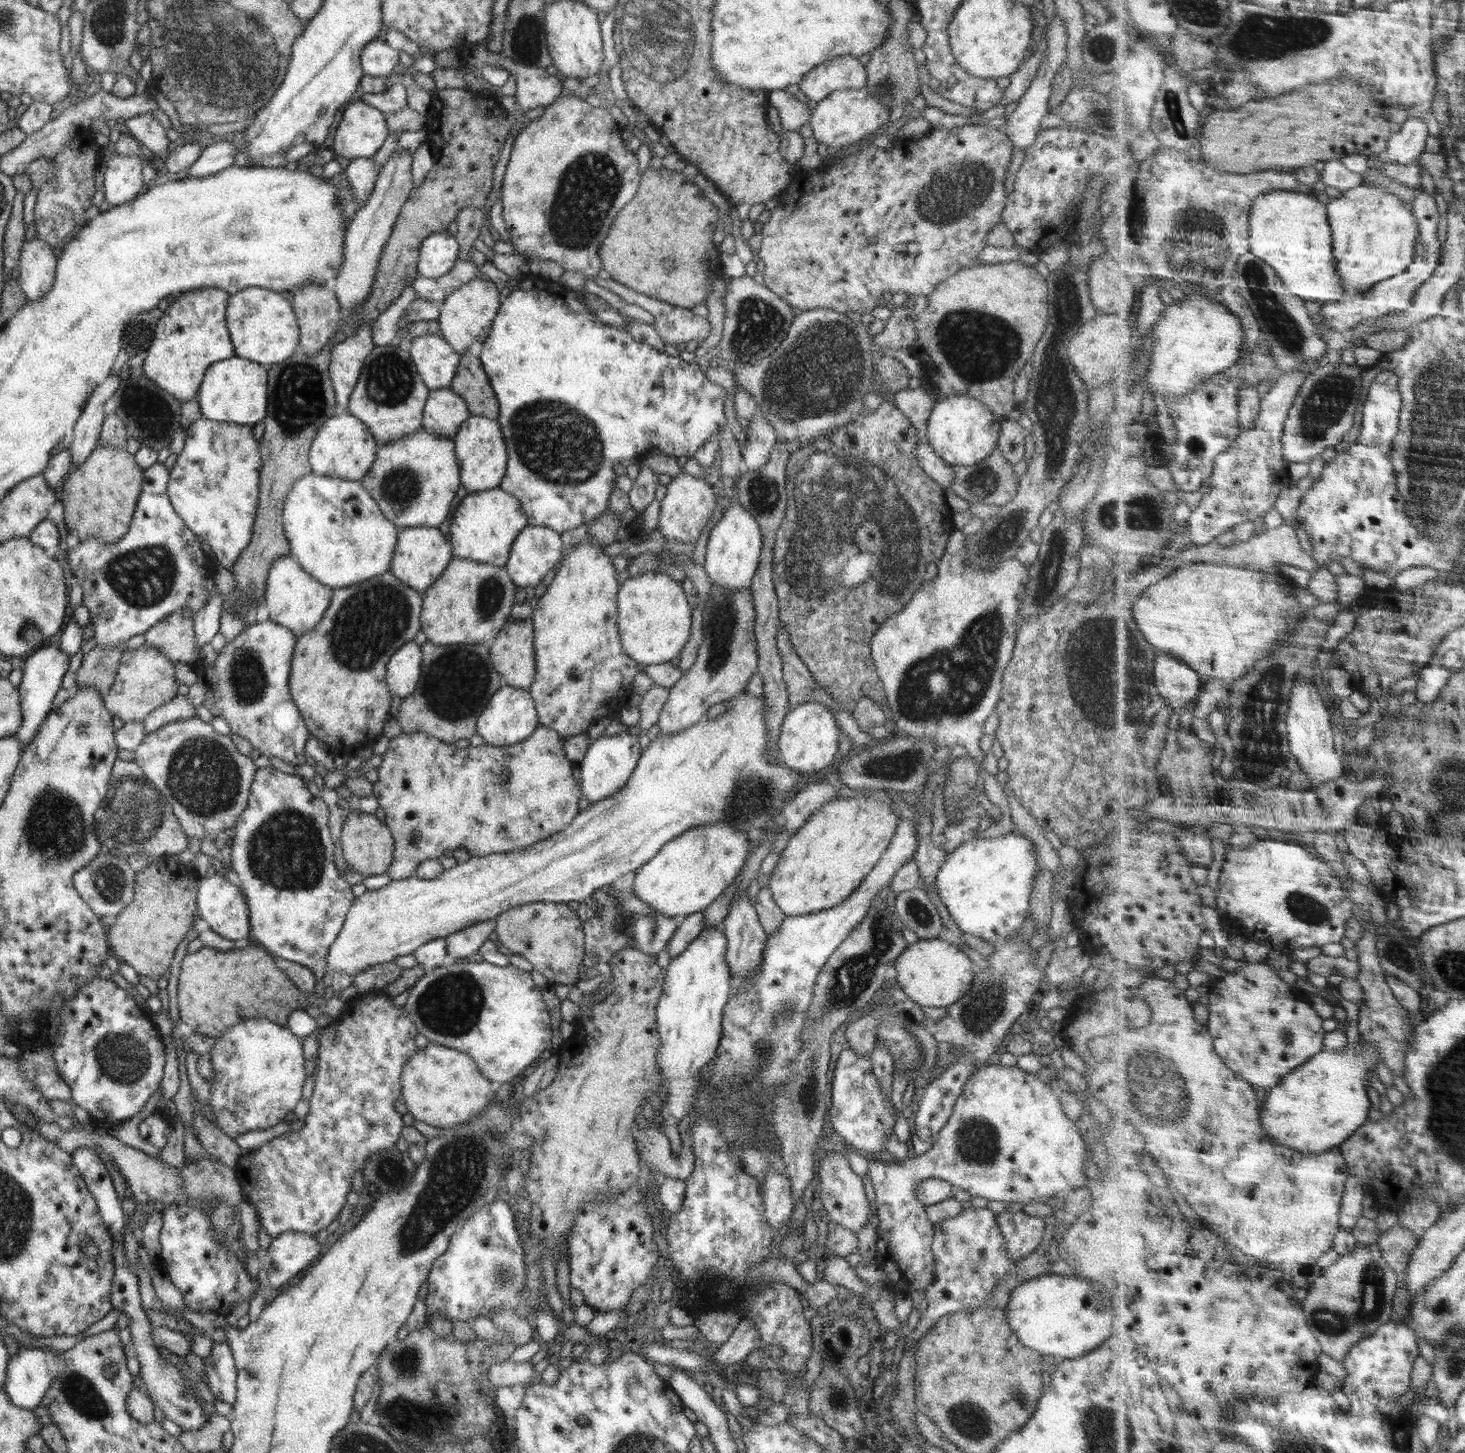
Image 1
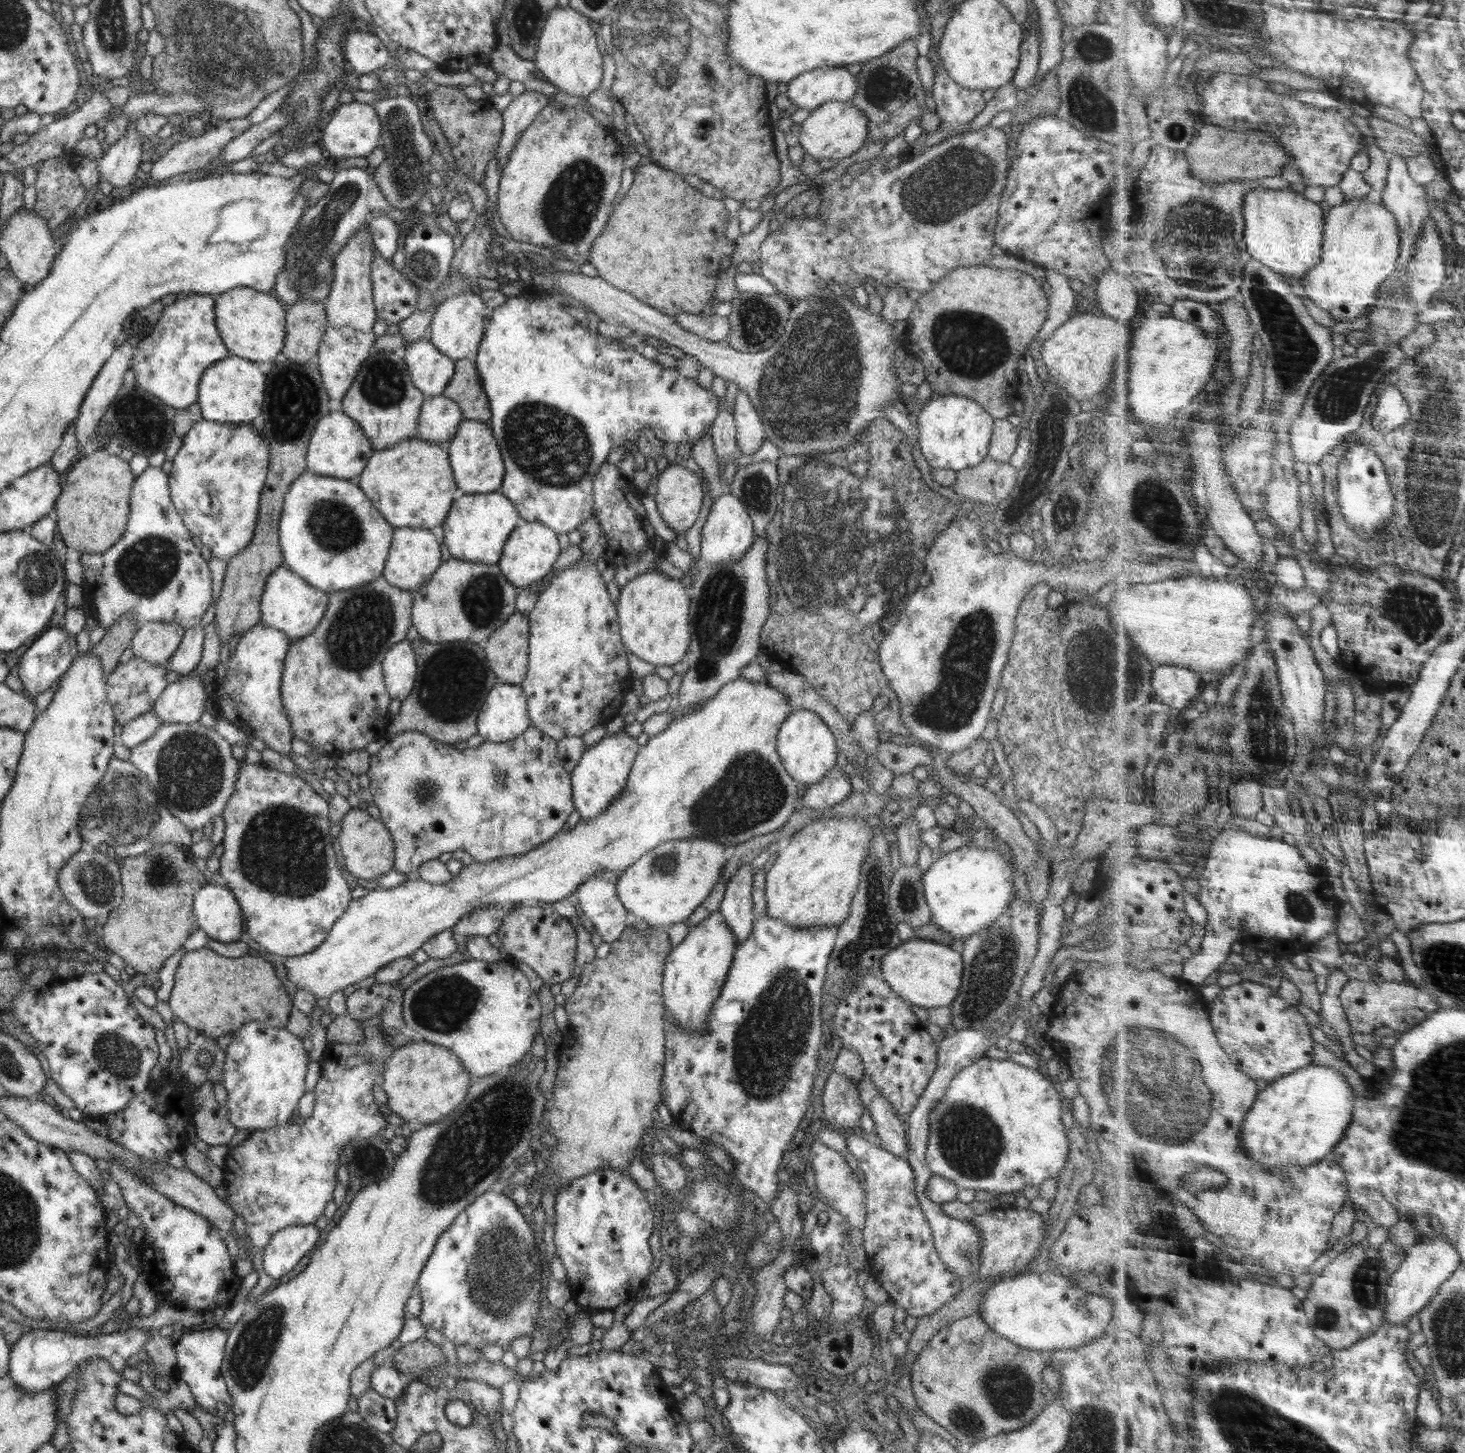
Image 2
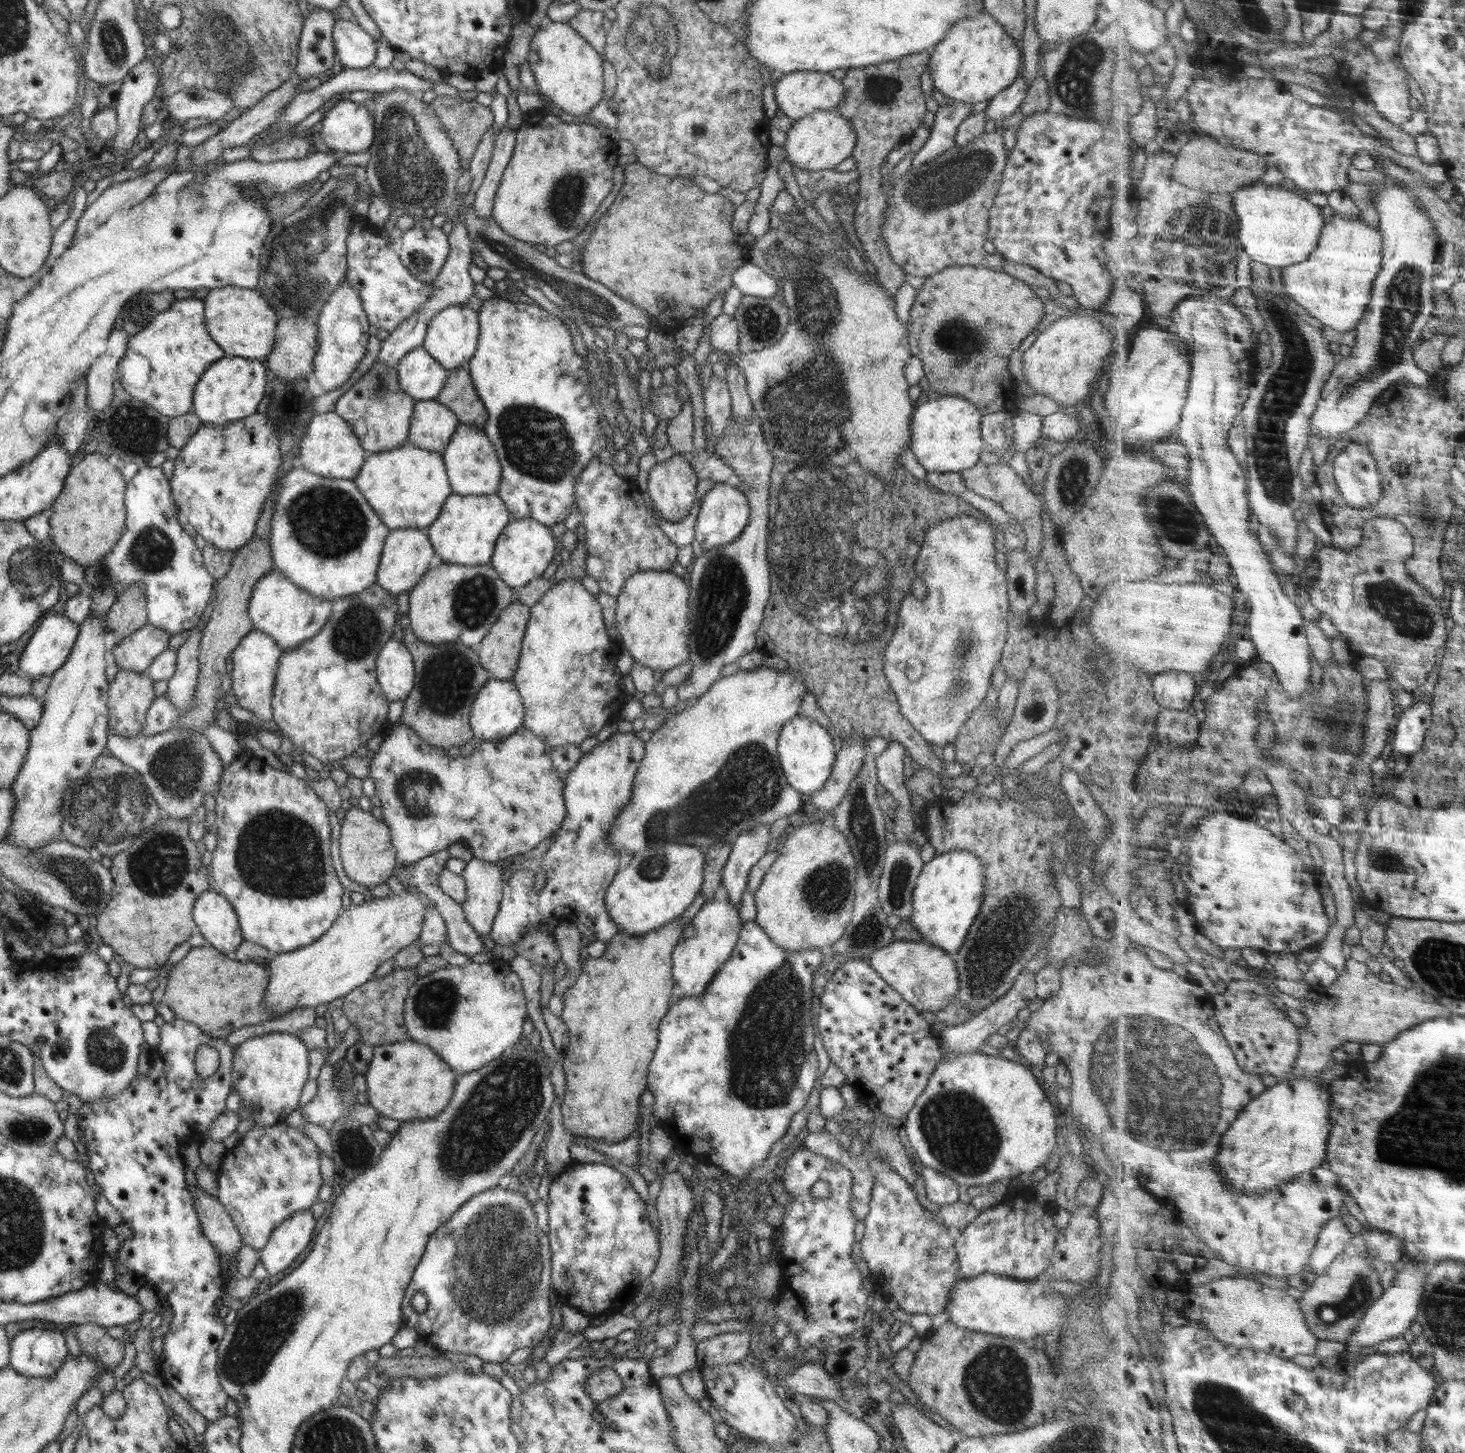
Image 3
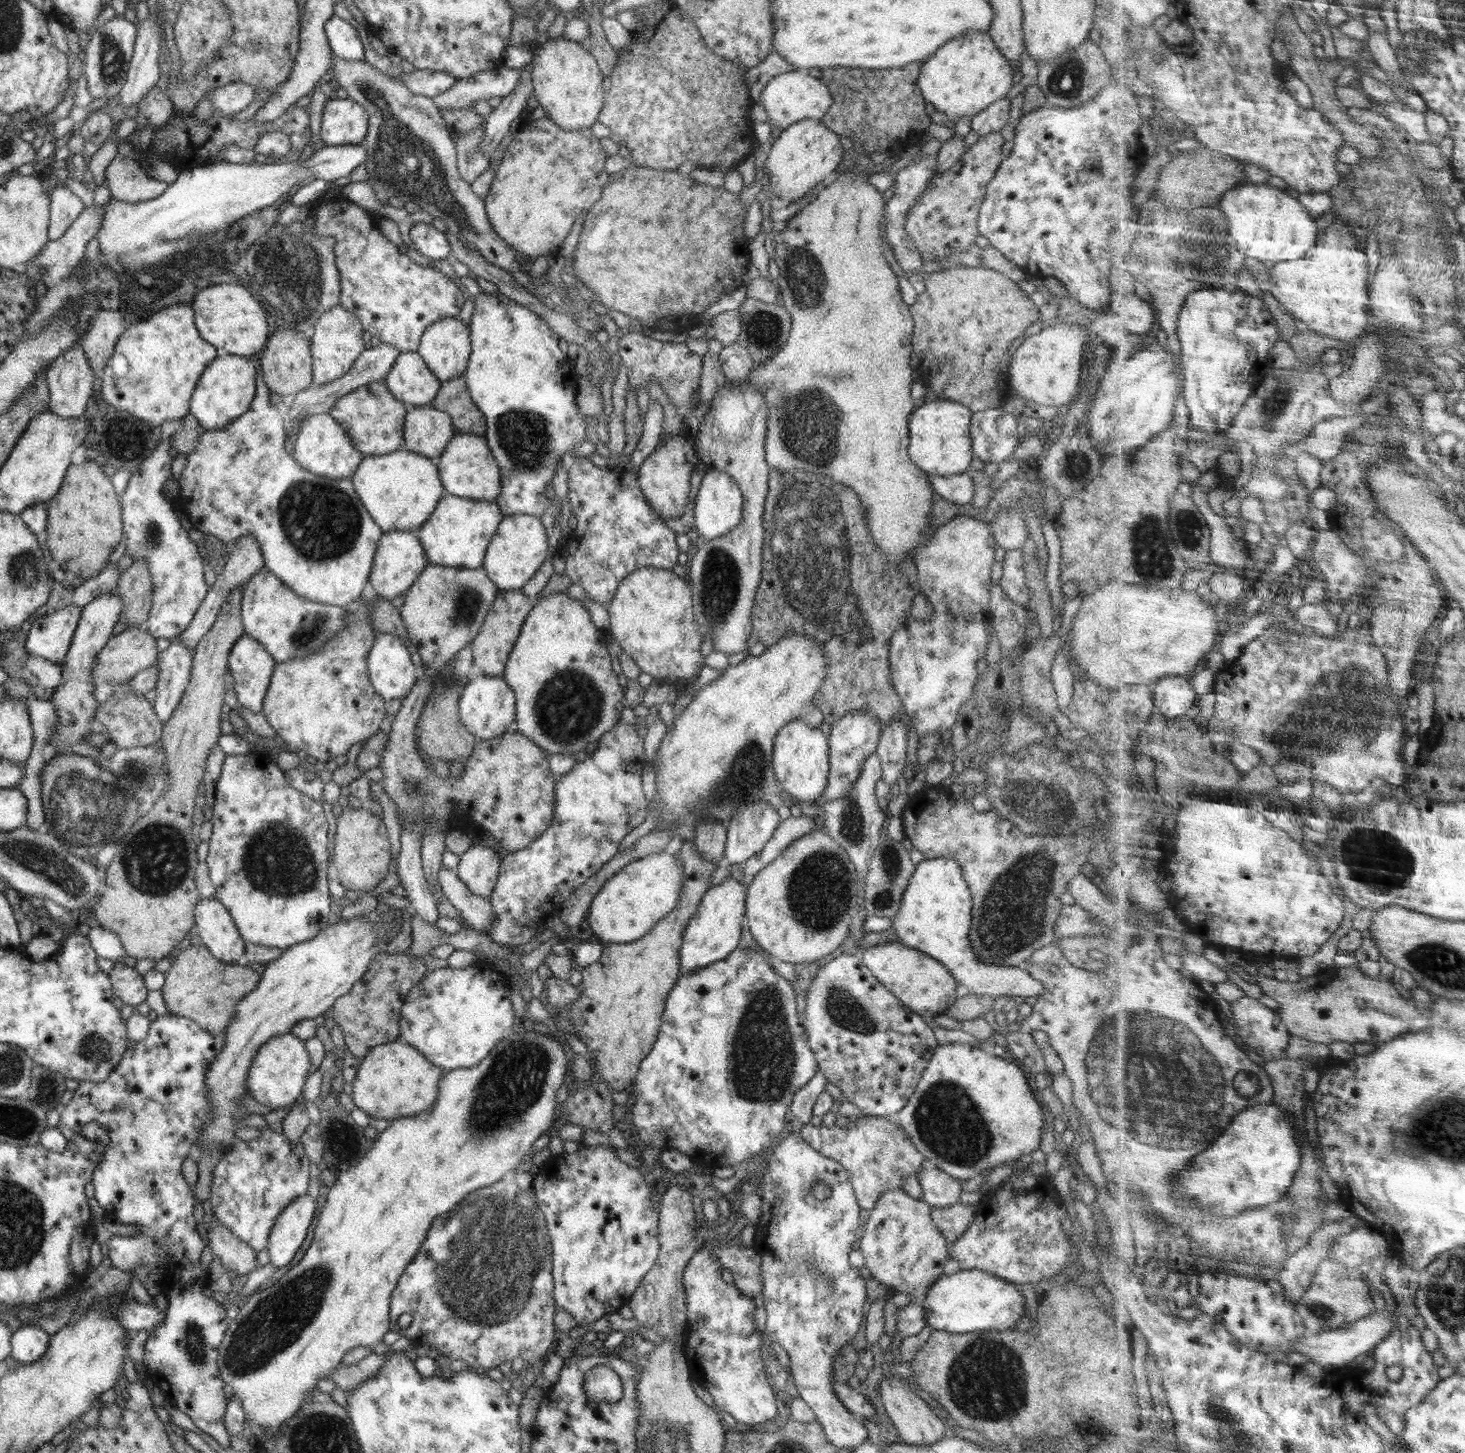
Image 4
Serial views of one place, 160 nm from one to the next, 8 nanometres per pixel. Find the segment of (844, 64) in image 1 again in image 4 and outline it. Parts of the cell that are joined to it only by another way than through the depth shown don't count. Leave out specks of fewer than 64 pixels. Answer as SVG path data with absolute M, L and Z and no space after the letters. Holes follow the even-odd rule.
M795 69L776 75L765 87L759 107L766 111L769 124L780 126L782 130L804 119L821 120L835 100L820 78L812 77L804 70Z

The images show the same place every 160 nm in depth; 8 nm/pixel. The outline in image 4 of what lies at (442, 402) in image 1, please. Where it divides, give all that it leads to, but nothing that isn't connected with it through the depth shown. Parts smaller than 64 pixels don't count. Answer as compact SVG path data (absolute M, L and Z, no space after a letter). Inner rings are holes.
M405 403L405 407L402 448L425 456L437 465L445 446L456 434L450 415L431 405Z

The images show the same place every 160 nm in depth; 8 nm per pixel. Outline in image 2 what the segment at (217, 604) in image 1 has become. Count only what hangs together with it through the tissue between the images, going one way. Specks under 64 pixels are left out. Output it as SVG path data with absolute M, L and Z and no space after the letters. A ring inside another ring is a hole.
M199 624L185 629L176 652L164 664L167 672L181 675L192 673L202 658L204 648L204 628Z

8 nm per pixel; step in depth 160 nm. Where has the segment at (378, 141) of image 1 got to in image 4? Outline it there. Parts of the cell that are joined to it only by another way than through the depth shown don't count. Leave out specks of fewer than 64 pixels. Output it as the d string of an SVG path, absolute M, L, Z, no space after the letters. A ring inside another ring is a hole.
M328 99L321 114L320 144L360 145L366 136L369 116L361 104L351 99Z

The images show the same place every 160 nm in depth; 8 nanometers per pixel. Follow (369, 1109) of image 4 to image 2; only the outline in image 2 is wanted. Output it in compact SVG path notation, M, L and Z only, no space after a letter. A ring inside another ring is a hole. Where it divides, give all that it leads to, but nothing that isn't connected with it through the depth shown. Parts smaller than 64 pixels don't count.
M416 1038L385 1060L382 1090L386 1092L392 1112L404 1120L429 1125L448 1116L462 1103L474 1078L448 1048Z

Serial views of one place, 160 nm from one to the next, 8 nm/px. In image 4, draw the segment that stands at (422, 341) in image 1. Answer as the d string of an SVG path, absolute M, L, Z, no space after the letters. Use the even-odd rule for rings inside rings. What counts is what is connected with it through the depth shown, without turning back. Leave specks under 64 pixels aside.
M418 352L401 353L384 383L396 400L414 406L431 405L441 387L441 382Z

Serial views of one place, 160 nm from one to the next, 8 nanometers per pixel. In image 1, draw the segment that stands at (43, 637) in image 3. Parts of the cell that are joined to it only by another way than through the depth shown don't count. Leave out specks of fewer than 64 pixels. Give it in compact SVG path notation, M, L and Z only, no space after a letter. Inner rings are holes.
M42 645L27 655L22 680L18 686L23 721L16 731L16 736L20 739L22 748L30 744L38 727L52 710L52 700L56 692L62 688L62 678L70 671L69 659L66 652L53 645Z

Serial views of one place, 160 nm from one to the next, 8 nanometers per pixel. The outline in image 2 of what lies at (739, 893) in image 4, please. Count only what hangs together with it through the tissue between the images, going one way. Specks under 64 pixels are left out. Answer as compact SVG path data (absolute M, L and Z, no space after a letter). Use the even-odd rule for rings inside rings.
M719 912L710 914L688 931L684 940L668 953L665 962L662 996L667 1022L682 1027L687 1033L705 1031L709 1012L725 983L736 949L734 933L724 924Z

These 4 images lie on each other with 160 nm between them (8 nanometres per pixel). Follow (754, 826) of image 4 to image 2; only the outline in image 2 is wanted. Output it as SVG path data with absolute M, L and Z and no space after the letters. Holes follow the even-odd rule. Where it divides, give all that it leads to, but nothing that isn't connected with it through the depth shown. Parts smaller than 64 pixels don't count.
M752 863L741 864L725 886L725 893L720 904L719 913L724 924L730 927L737 940L737 948L751 935L755 911L753 898Z

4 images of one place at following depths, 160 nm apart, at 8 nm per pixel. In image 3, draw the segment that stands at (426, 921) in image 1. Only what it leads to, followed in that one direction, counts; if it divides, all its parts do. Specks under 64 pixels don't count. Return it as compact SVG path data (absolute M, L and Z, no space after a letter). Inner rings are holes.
M756 667L754 670L738 671L735 674L720 677L715 683L710 685L708 692L705 692L699 699L690 703L682 712L675 713L666 722L660 725L651 733L649 741L645 742L644 758L634 779L632 788L632 799L630 803L618 813L614 823L608 831L608 844L610 848L619 855L629 854L634 856L649 848L659 848L666 844L686 844L695 846L714 846L714 844L733 845L736 838L742 832L750 832L750 827L754 830L755 826L768 825L782 818L801 811L804 800L806 799L800 792L788 785L779 761L777 751L777 740L781 731L781 726L794 716L798 715L798 708L802 698L807 691L800 673L789 668L789 671L777 671L771 667ZM406 890L400 895L374 897L370 902L364 900L364 904L360 906L352 903L351 906L344 908L342 915L336 918L332 926L318 940L292 952L270 957L268 961L269 983L265 990L263 1003L273 1014L281 1016L295 1008L316 1008L318 1004L330 1003L336 998L345 997L356 987L370 980L378 966L385 960L392 958L399 950L419 939L423 927L421 924L424 922L428 908L434 910L436 906L428 898L420 900Z

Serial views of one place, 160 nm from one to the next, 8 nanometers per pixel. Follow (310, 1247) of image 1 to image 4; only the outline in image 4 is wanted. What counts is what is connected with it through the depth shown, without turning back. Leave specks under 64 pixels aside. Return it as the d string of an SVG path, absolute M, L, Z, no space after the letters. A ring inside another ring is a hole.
M310 1195L297 1196L280 1212L272 1227L268 1241L270 1264L283 1269L292 1262L296 1252L306 1240L308 1228L312 1224L316 1201Z

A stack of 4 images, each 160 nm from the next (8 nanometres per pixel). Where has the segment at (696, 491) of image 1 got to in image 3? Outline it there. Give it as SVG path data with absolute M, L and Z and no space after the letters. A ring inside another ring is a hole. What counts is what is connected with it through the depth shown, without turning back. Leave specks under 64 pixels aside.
M675 453L668 460L656 463L648 474L648 494L660 516L670 522L681 521L694 506L697 480L686 455Z

